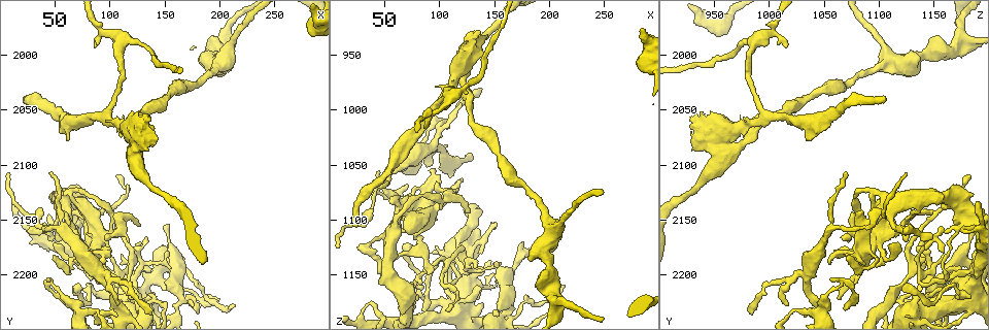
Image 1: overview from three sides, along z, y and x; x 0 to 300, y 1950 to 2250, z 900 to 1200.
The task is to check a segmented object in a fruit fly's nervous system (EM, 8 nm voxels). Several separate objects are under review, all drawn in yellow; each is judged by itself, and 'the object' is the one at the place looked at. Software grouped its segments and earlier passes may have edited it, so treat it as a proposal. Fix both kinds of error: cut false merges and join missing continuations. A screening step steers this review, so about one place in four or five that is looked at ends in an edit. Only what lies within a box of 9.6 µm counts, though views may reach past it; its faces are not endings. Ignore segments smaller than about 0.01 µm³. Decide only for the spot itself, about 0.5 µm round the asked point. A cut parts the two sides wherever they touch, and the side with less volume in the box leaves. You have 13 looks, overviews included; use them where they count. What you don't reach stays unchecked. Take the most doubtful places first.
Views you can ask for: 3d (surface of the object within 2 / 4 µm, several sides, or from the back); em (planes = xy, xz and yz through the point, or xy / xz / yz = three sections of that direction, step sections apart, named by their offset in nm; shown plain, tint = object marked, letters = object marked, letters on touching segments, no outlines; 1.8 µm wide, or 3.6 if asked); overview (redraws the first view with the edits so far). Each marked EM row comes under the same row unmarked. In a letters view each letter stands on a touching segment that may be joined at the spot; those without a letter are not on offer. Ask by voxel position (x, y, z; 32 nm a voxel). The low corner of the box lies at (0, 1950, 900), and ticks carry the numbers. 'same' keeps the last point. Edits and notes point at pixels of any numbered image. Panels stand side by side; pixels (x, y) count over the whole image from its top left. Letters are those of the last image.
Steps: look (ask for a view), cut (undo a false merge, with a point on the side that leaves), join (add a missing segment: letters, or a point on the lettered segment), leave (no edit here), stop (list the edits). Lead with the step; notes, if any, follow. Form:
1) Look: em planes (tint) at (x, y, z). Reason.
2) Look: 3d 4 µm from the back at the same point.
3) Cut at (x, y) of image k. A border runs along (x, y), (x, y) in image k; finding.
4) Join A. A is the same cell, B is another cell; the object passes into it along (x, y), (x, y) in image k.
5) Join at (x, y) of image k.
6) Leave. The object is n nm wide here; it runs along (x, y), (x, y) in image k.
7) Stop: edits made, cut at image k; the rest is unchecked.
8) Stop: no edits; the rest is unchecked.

Look: em planes (tint) at (100, 2058, 990). Abrupt turn.

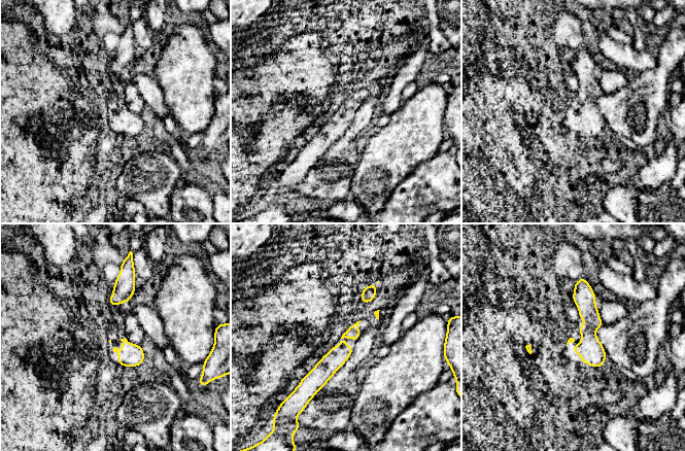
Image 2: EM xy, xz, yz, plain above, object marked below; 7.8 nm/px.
Look: em planes (letters) at the same point.

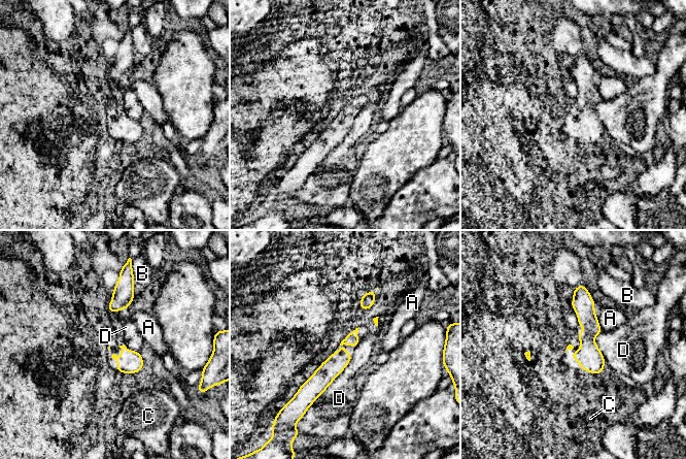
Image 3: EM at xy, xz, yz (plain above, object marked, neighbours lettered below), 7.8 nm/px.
Leave. A, B, C and D are other cells; it runs along (353, 334), (310, 396) in image 3; one neuron here.

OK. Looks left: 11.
Look: 3d 4 µm at (46, 2158, 1114). Sharp bend.

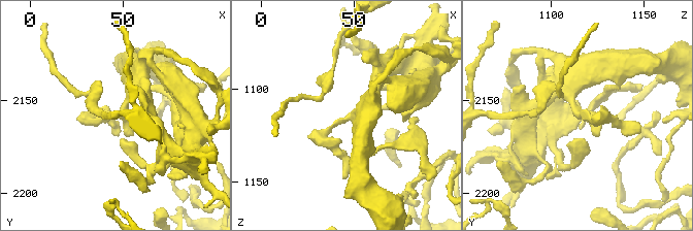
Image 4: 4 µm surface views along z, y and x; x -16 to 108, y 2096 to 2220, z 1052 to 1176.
Look: em planes (letters) at (45, 2157, 1116). Shape alone is not enough.

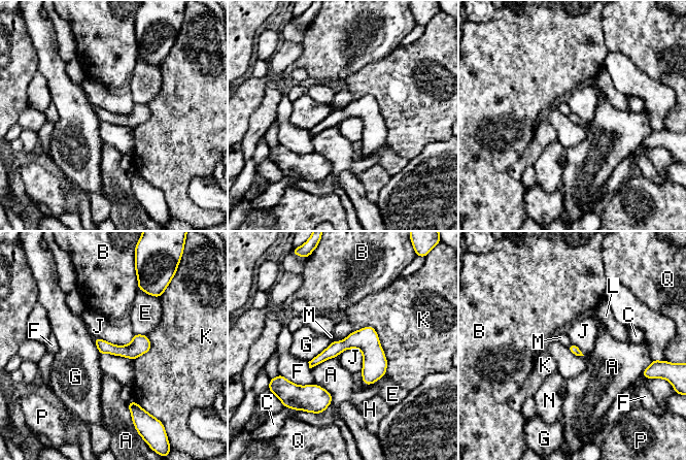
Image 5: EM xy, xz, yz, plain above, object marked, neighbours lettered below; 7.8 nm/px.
Leave. A, B, C, E, F, G, H, J, K, L, M, N, P and Q are other cells; it runs along (311, 363), (359, 343), (382, 372) in image 5; one neuron here.

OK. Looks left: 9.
Look: em planes (letters) at (54, 2052, 1056). Calibre changes.

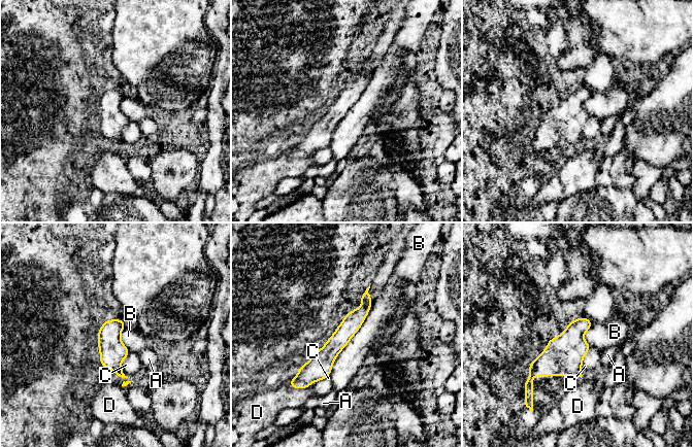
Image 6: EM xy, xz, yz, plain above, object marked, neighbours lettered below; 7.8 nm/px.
Leave. A, B, C and D are other cells; continuous, no second neuron.

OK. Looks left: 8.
Look: 3d 4 µm at (24, 2038, 1104). Branch stops here.

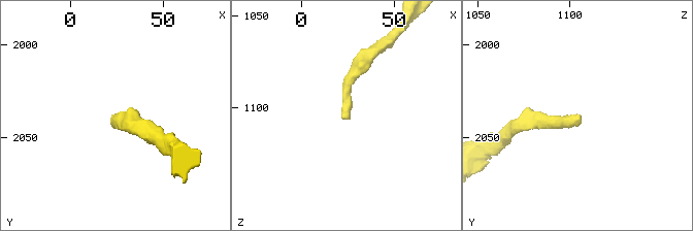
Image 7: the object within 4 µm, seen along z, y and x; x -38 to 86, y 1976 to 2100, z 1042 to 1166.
Look: em planes (letters) at (26, 2039, 1107). Need the tissue.

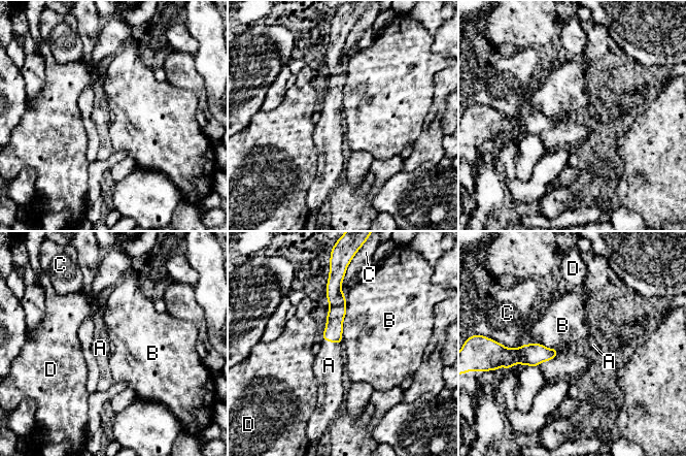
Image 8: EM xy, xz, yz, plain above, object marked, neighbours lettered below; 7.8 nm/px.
Join A. A is the same cell, B, C and D are other cells; the object passes into it along (333, 332), (331, 342), (329, 365) in image 8; the neuron continues.

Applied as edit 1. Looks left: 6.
Look: 3d 4 µm at (82, 2168, 1152).

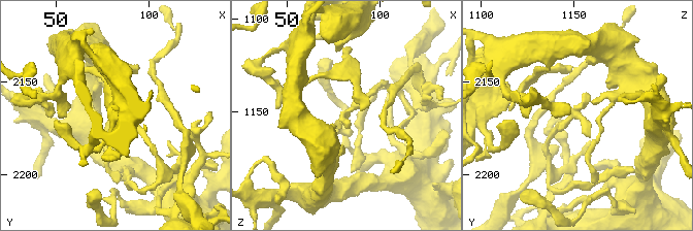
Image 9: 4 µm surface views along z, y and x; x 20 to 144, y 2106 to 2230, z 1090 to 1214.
Look: em planes (letters) at (81, 2169, 1153).

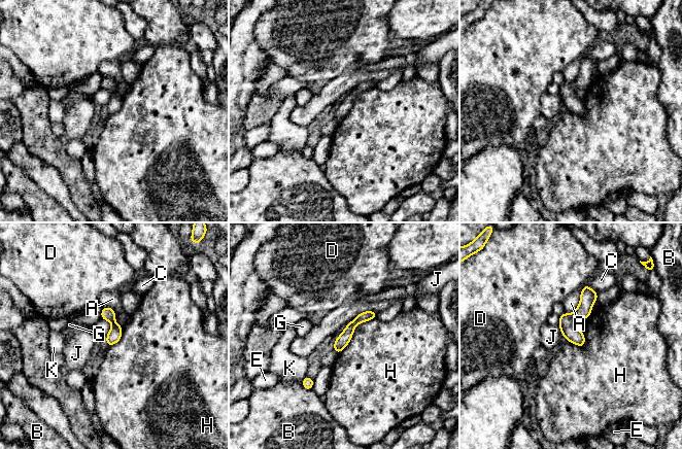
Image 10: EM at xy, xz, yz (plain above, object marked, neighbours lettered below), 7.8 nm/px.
Leave. A, B, C, D, E, G, H, J and K are other cells; a border runs along (375, 317), (360, 322), (337, 354) in image 10; one neuron here.

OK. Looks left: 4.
Look: em xz step 16 (letters) at (150, 2178, 1138). Thin end.

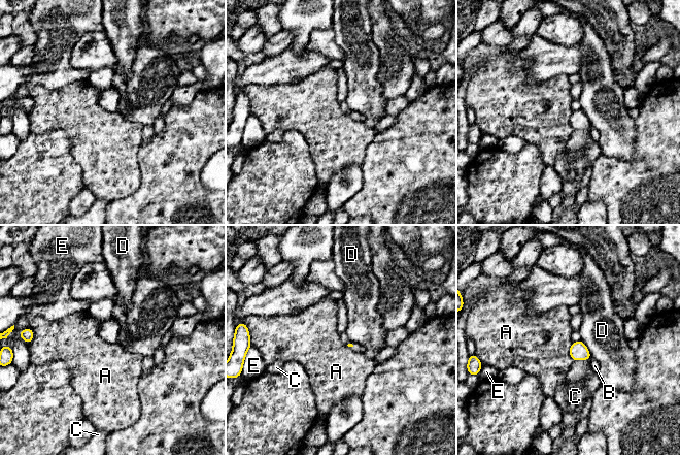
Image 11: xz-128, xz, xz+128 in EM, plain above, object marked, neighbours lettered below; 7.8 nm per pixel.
Leave. The longest contact is with D, 160 nm; A, B, C, D and E are other cells; a border runs along (572, 343), (570, 356), (574, 360) in image 11; none of them fits.

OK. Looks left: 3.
Stop: edits made, join at image 8; the rest is unchecked.

